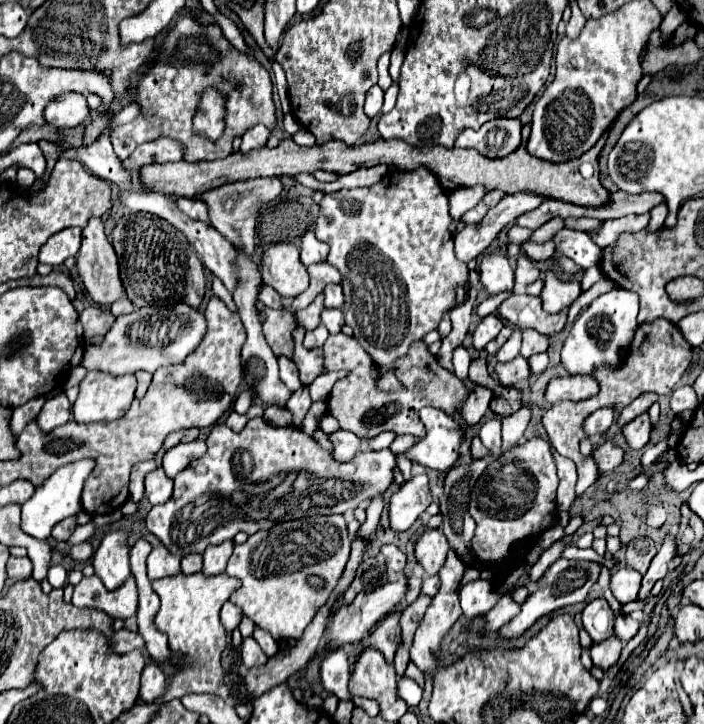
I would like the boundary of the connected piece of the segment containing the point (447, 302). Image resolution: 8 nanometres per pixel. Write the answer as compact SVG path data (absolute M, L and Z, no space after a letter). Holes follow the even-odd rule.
M416 169L410 173L386 175L372 187L340 189L326 193L320 201L320 215L316 221L316 237L330 245L328 263L342 275L342 287L346 303L342 307L346 323L354 329L358 343L372 357L378 367L376 387L380 391L402 391L404 385L396 377L396 361L406 357L412 343L422 341L428 331L438 329L446 311L456 305L458 285L468 281L468 265L454 257L454 235L450 233L450 205L444 189L440 189L436 177L428 169ZM360 289L390 289L382 293L384 303L380 313L364 313L360 309Z

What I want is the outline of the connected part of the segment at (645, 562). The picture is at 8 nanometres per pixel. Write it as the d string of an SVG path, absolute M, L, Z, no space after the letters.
M638 537L638 539L628 543L626 563L644 575L648 565L650 565L650 561L656 555L656 551L658 549L656 549L656 545L654 545L654 541L650 537Z

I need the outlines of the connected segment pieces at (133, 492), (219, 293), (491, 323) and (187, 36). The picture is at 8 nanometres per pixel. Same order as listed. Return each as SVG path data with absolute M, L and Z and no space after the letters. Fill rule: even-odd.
M144 461L140 465L136 465L136 469L132 469L132 477L130 477L130 501L138 503L144 497L144 477L146 473L154 471L158 465L156 461Z
M213 273L211 274L211 278L212 278L211 289L214 295L216 295L217 297L220 297L220 299L222 299L222 301L226 303L227 307L231 311L237 312L237 307L233 301L232 295L226 289L222 281L217 276L215 276Z
M486 315L478 323L478 327L474 329L474 333L472 333L472 337L474 337L474 349L482 351L492 339L496 339L496 335L502 331L502 327L504 327L504 323L502 323L502 319L498 315Z
M184 15L178 17L174 29L168 33L164 43L158 45L156 55L152 57L152 69L138 81L134 101L142 103L140 117L112 131L112 145L120 159L130 157L138 145L158 137L182 141L186 145L186 161L224 159L232 153L232 141L236 135L242 135L256 123L266 125L270 131L278 125L270 73L252 55L236 51L222 35L220 25L202 25ZM206 87L218 87L228 93L226 131L218 143L208 141L208 137L200 137L192 129L192 113Z

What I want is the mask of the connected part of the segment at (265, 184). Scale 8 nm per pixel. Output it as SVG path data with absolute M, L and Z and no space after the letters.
M260 177L260 179L248 179L248 181L238 181L238 183L230 183L230 185L222 185L218 189L212 189L208 193L198 195L202 201L208 203L210 209L210 217L212 217L212 227L216 227L224 237L228 237L228 241L240 249L246 257L254 257L254 239L256 239L256 213L260 209L262 203L272 201L274 197L282 195L286 191L286 185L280 177Z

